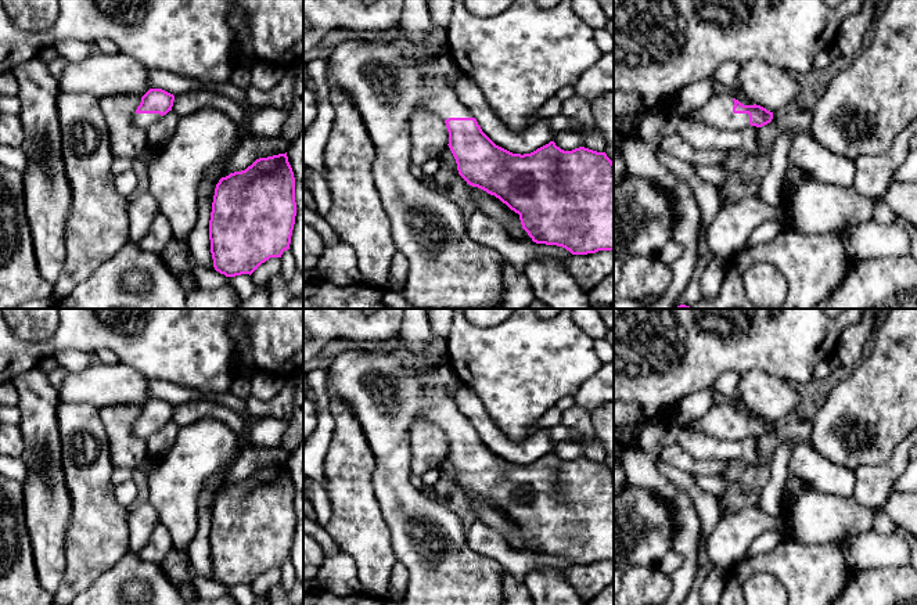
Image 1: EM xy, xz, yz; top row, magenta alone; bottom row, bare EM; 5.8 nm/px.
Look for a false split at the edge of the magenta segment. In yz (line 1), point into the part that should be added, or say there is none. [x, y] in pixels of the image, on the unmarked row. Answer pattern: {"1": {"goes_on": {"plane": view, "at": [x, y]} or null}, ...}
{"1": {"goes_on": {"plane": "yz", "at": [718, 422]}}}

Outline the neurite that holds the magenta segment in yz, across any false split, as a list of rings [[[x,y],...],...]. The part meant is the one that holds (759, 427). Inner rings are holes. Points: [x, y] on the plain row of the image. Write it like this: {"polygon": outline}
{"polygon": [[[730,404],[713,406],[704,417],[690,426],[720,440],[744,440],[749,436],[762,437],[772,432],[773,422],[760,415],[744,415]]]}

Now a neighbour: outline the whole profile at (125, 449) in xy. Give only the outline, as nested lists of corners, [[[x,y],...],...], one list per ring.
[[[108,406],[98,410],[108,435],[114,467],[127,467],[136,471],[148,457],[145,440],[133,435],[133,425],[140,413],[140,406]]]

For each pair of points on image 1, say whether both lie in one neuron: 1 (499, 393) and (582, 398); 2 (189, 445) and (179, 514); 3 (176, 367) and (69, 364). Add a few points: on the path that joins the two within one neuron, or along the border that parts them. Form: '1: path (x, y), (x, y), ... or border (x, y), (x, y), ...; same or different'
1: border (596, 371), (572, 395); different
2: path (189, 461), (189, 465), (179, 475), (179, 497); same
3: border (60, 349), (81, 349), (92, 355); different

